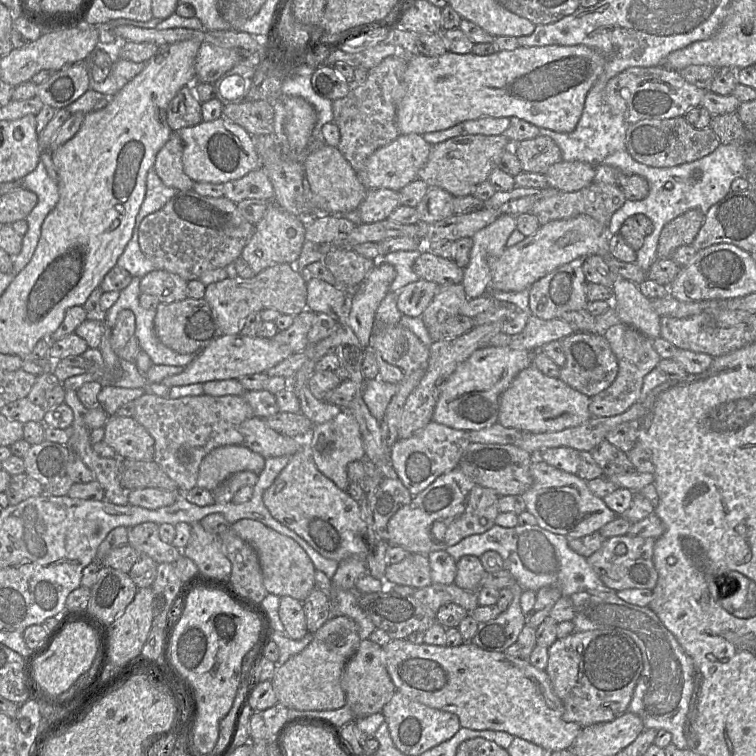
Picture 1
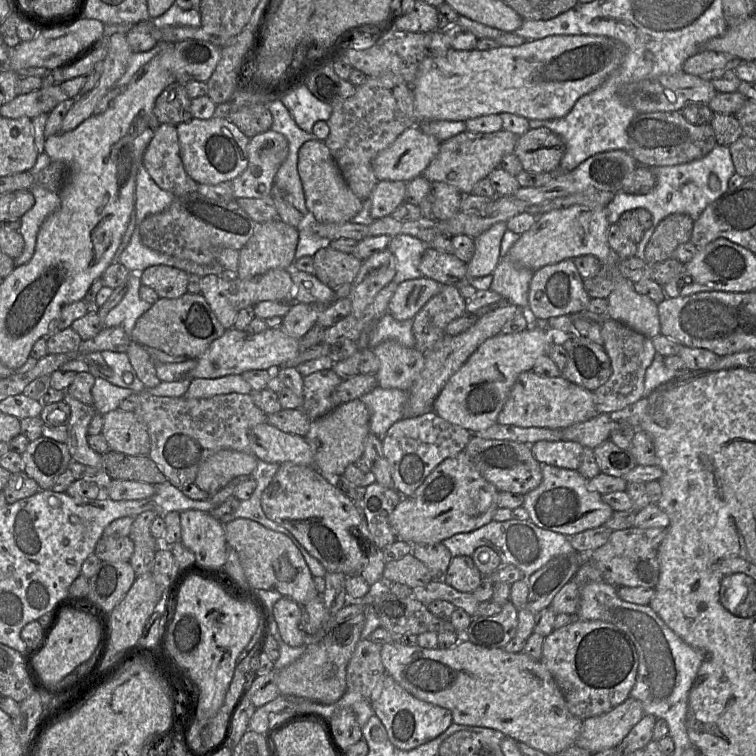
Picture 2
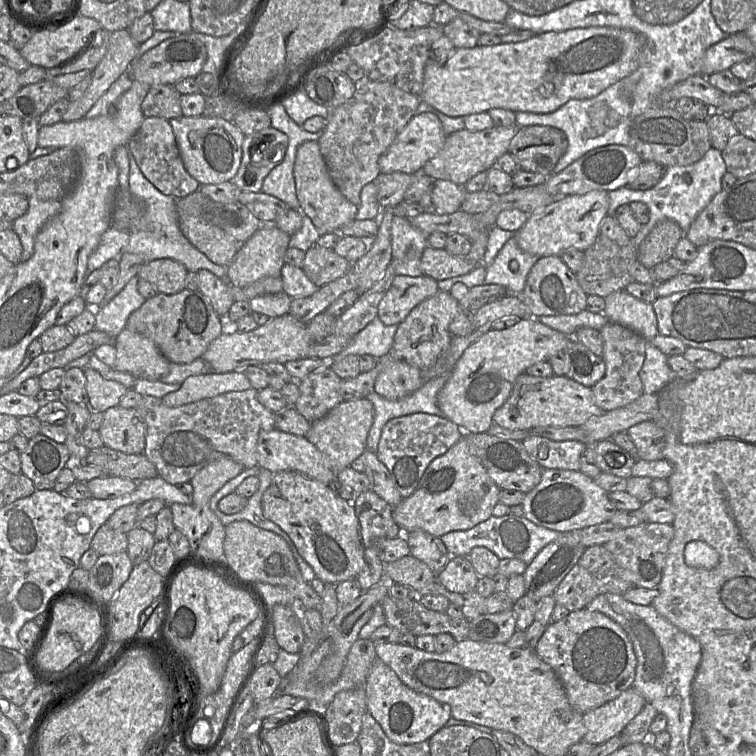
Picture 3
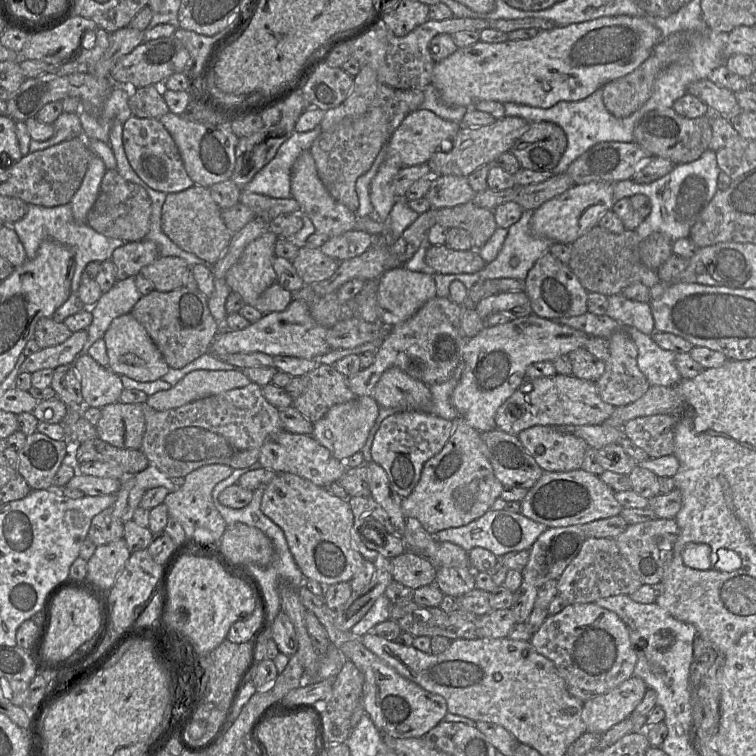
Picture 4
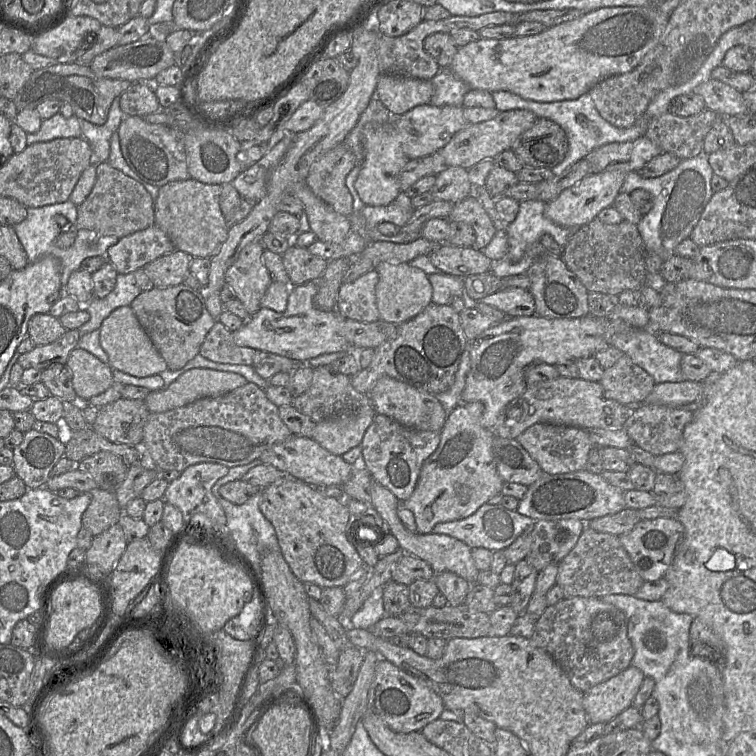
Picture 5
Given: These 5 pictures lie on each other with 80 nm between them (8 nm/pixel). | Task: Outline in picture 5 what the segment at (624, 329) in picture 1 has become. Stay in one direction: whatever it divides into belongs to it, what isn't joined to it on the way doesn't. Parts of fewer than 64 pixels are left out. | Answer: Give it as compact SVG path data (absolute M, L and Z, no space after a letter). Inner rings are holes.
M625 354L604 370L599 383L606 398L625 406L639 406L656 386L653 377Z

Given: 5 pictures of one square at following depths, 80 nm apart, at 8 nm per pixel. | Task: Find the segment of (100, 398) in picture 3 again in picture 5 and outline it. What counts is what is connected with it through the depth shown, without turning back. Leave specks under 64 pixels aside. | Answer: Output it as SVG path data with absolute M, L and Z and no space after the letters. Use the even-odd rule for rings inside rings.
M76 347L66 361L72 374L72 384L78 401L87 401L103 393L114 382L113 369L92 353Z

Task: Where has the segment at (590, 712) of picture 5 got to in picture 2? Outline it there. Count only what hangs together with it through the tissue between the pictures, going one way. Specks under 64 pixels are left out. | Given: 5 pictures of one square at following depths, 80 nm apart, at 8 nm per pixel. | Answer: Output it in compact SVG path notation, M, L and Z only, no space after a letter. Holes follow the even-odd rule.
M630 696L611 711L585 719L574 745L591 754L615 748L643 716L641 702Z

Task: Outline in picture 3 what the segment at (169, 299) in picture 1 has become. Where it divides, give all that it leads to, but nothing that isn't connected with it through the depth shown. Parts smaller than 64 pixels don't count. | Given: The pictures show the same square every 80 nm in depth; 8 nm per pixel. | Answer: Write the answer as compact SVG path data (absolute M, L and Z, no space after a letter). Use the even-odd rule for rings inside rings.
M161 258L144 263L138 277L151 283L158 293L176 294L185 288L188 270L180 262Z

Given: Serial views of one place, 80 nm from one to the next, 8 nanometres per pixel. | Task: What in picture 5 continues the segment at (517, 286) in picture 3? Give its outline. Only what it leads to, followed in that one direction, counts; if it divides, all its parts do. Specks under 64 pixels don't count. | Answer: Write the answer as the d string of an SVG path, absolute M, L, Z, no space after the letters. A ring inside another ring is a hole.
M533 199L519 203L520 207L517 217L507 226L507 254L501 260L495 261L490 269L492 274L501 279L527 272L535 260L527 254L527 248L535 242L540 242L540 238L543 234L549 234L561 247L565 247L573 231L573 229L560 226L544 216L546 202Z

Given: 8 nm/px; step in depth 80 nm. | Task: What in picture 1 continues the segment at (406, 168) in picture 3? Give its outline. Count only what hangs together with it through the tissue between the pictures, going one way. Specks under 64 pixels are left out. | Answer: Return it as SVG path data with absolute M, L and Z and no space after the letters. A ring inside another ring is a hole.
M404 134L377 149L366 161L359 179L367 190L386 188L400 191L404 186L418 178L419 170L426 163L432 145L422 135Z

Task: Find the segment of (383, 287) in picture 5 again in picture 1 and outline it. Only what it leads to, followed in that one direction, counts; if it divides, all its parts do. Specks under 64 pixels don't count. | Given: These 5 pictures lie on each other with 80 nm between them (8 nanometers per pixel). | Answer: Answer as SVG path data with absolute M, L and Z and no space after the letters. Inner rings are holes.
M423 279L407 284L397 293L397 308L406 316L421 317L439 287Z

